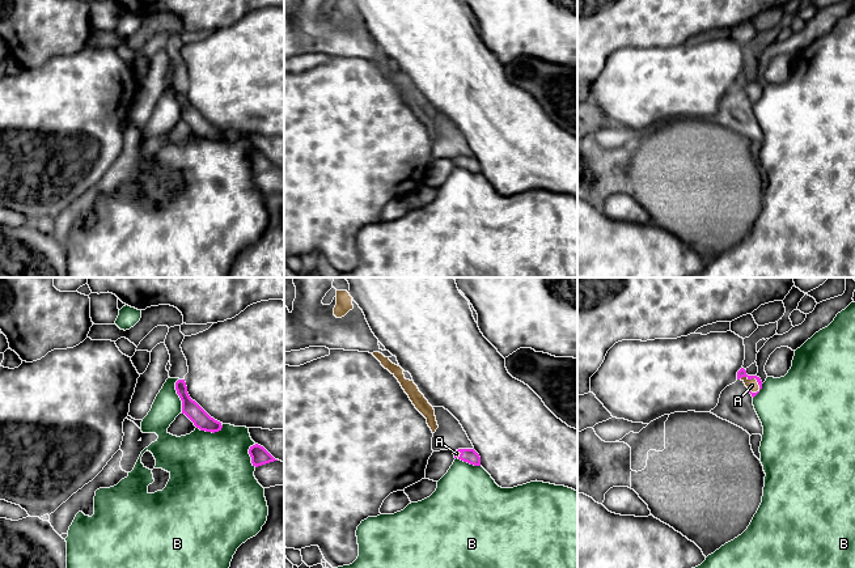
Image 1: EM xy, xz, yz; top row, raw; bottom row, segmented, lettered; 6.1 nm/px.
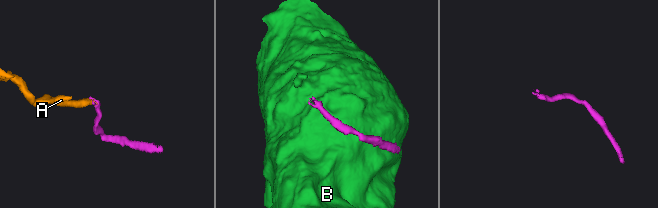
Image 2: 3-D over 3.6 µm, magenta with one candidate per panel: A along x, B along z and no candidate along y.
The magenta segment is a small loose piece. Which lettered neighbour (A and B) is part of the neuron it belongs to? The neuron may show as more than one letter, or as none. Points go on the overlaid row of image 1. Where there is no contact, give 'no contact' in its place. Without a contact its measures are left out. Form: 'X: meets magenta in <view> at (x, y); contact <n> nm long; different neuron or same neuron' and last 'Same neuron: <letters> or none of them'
A: meets magenta in yz at (753, 377); contact 150 nm long; same neuron
B: meets magenta in xy at (178, 394); contact 220 nm long; different neuron
Same neuron: A

